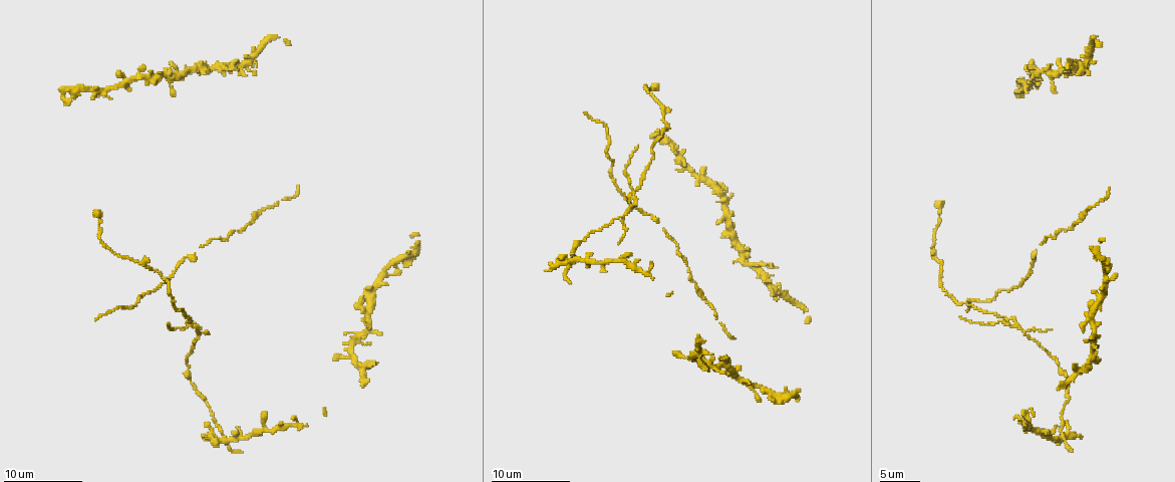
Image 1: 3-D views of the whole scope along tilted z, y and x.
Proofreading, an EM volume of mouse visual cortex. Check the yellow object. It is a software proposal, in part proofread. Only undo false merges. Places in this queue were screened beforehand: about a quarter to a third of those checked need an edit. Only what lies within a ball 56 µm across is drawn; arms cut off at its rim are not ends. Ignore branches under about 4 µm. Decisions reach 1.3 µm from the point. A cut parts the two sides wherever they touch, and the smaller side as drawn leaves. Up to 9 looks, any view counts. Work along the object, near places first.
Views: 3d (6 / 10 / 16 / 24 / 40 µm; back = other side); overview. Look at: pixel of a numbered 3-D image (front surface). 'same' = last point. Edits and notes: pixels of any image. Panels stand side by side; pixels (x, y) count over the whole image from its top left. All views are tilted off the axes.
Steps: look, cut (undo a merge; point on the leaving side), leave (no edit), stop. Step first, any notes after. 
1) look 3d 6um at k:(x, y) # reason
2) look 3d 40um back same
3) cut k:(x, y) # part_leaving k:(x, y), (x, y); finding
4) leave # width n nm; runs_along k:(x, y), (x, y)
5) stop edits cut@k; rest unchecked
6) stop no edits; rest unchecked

look 3d 10um at 1:(168, 82) # four arms meet

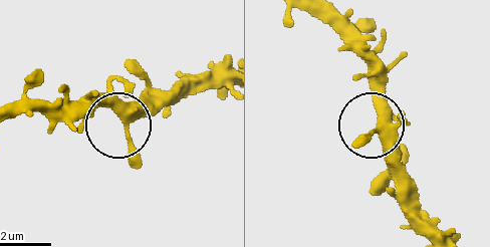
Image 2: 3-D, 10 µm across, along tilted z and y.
leave # arms 4; continuous, no second neuron

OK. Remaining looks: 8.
look 3d 10um at 1:(106, 88) # four-way junction

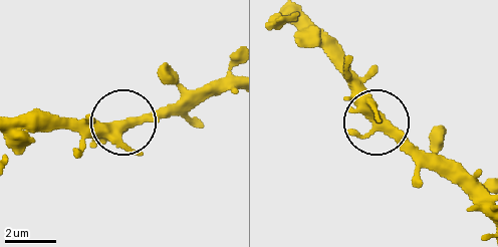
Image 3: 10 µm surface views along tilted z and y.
leave # all the same neuron

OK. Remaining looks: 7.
look 3d 10um at 1:(221, 64) # four arms meet

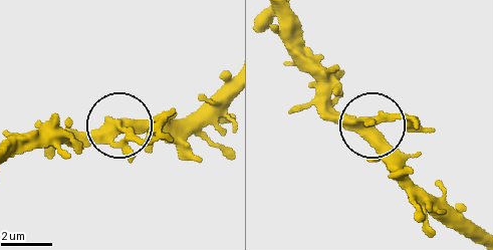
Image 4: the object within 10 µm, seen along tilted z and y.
look 3d 10um back at 4:(375, 131)

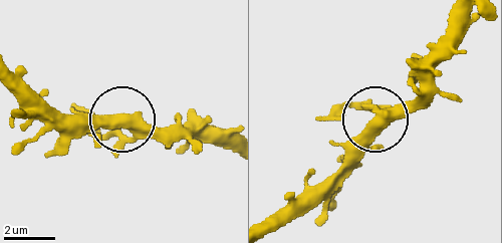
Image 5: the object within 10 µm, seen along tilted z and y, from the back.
leave # runs_along 5:(471, 12), (456, 50), (418, 96), (378, 113), (337, 104); all the same neuron

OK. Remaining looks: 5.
look 3d 16um at 1:(628, 210) # two arms in line, one across

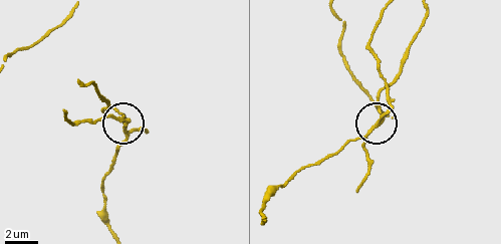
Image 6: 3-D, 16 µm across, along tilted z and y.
cut 6:(126, 119) # part_leaving 6:(126, 131), (123, 118), (111, 115), (70, 125), (63, 110); a second neuron is stuck on

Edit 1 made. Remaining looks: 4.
stop edits cut@6; rest unchecked

